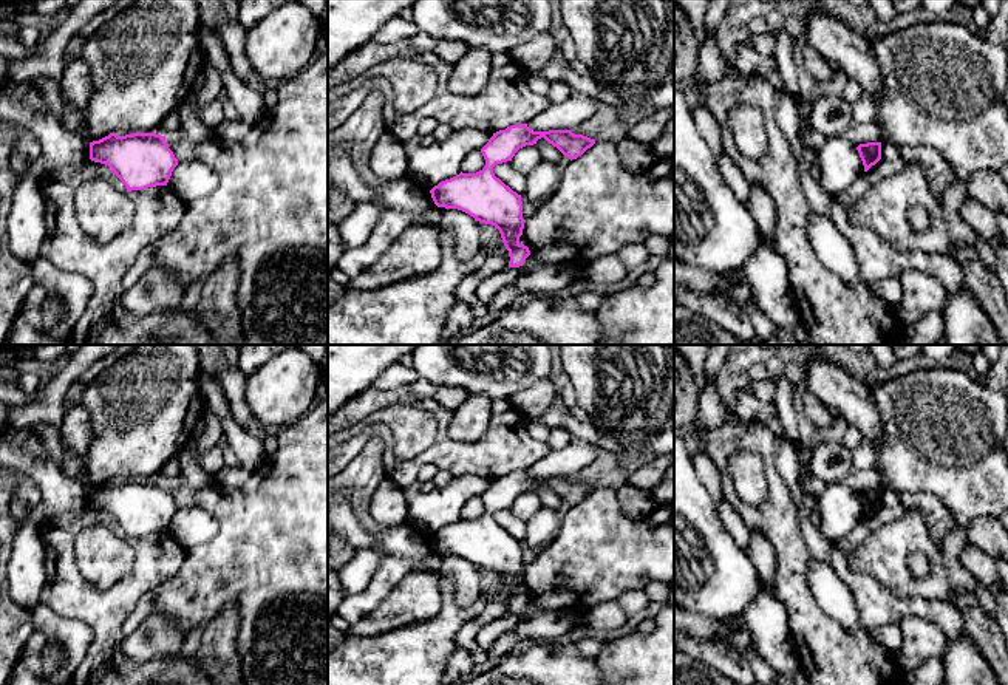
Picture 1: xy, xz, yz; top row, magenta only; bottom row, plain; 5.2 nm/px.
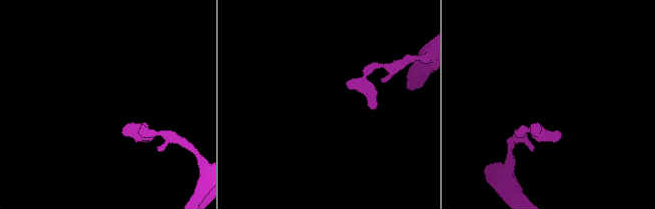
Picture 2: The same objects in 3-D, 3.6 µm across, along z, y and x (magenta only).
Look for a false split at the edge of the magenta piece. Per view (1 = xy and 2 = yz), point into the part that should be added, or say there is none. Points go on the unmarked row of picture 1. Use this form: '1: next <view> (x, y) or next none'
1: next none
2: next none

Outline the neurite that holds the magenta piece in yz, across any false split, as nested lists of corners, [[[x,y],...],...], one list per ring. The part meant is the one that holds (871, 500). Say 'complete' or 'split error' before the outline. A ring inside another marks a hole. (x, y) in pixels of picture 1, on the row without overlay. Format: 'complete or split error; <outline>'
complete; [[[881,489],[860,490],[856,496],[863,507],[864,518],[867,518],[872,512],[875,512],[881,506]]]

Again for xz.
complete; [[[515,470],[493,479],[481,495],[485,506],[482,516],[476,520],[461,518],[430,537],[438,554],[458,555],[479,569],[495,572],[509,597],[509,614],[523,612],[530,602],[529,594],[519,589],[526,566],[523,564],[521,541],[496,524],[493,513],[512,507],[519,495],[533,492],[541,484],[570,507],[595,490],[595,486],[574,481],[570,476],[533,478],[527,470]]]

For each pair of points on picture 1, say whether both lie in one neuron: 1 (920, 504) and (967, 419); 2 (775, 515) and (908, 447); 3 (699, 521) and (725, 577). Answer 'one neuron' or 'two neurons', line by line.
1: two neurons
2: two neurons
3: one neuron

